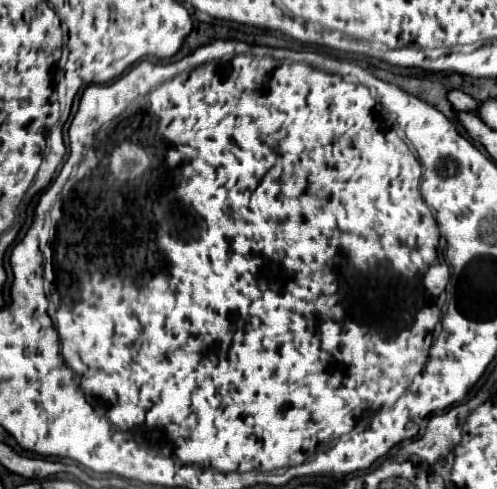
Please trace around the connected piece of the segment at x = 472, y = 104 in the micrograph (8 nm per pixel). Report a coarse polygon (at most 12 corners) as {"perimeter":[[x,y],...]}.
{"perimeter":[[451,90],[447,98],[461,112],[473,112],[479,106],[469,94]]}

